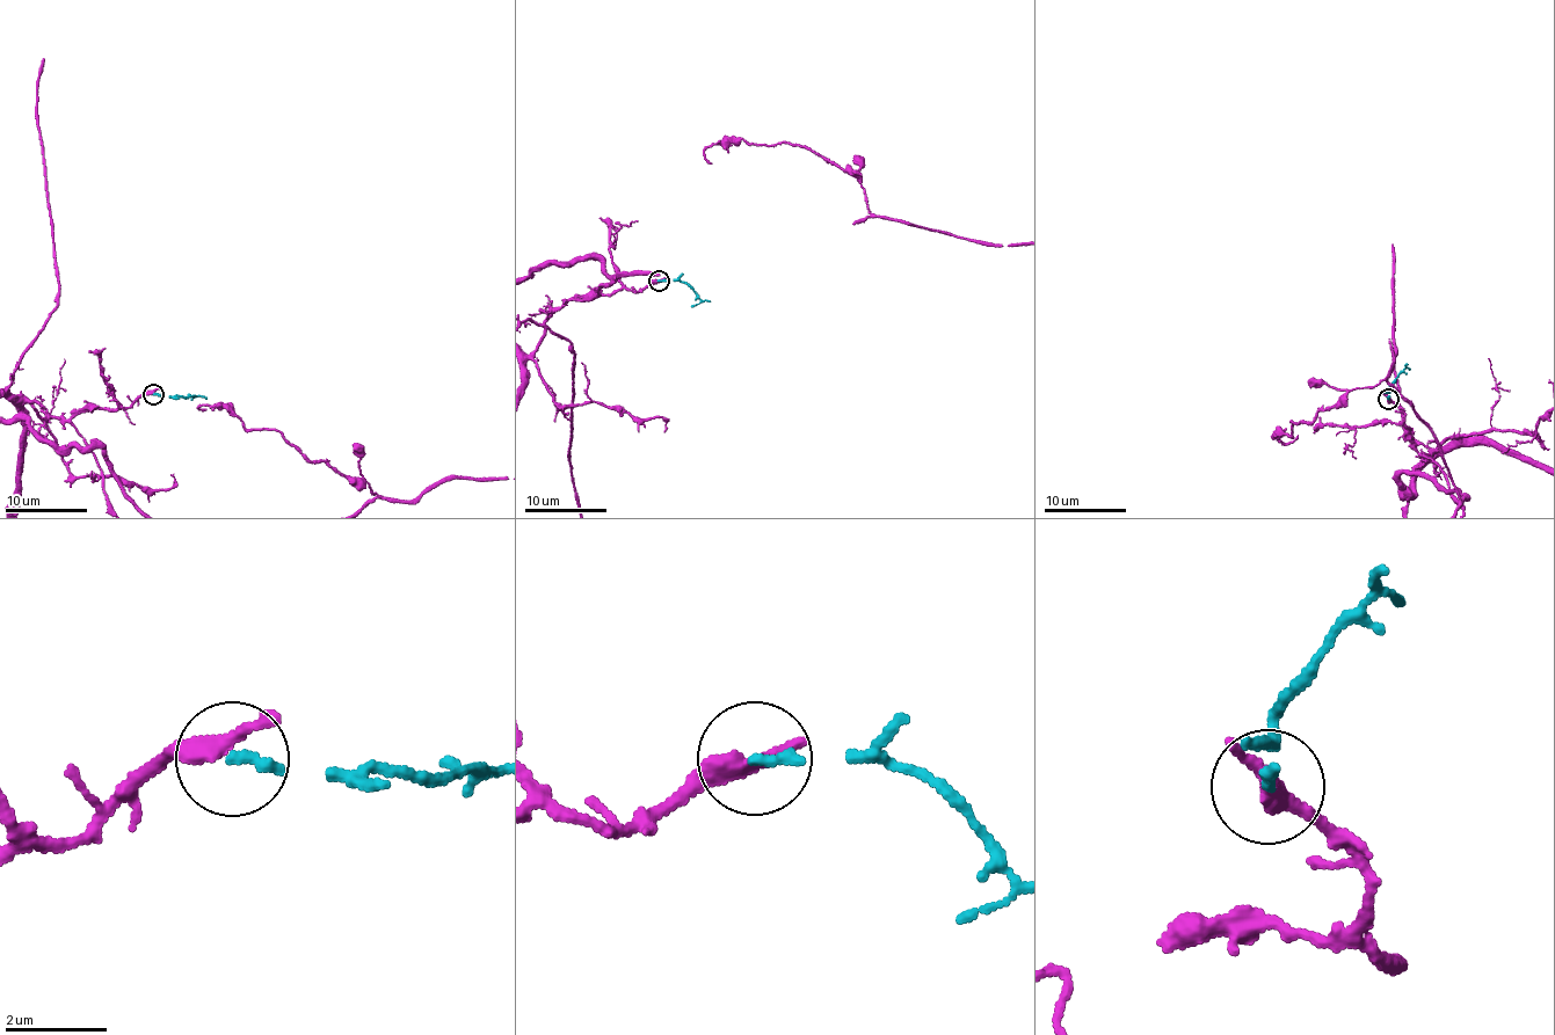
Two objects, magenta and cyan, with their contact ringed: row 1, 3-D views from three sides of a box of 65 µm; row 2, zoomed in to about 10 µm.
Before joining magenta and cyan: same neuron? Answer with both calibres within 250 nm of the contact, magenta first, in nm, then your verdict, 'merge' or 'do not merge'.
320 nm thick on the magenta side, 220 nm on the other; do not merge

